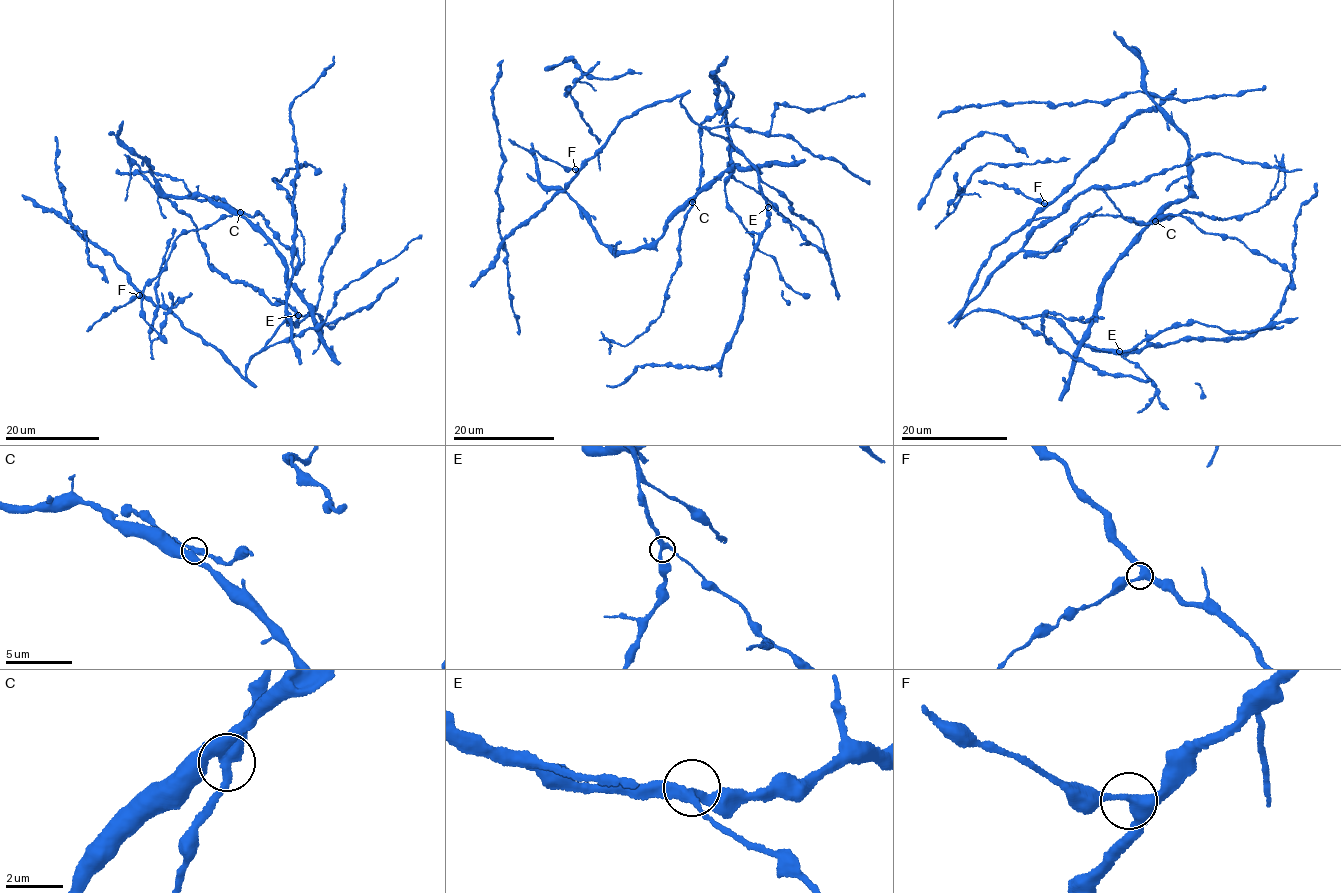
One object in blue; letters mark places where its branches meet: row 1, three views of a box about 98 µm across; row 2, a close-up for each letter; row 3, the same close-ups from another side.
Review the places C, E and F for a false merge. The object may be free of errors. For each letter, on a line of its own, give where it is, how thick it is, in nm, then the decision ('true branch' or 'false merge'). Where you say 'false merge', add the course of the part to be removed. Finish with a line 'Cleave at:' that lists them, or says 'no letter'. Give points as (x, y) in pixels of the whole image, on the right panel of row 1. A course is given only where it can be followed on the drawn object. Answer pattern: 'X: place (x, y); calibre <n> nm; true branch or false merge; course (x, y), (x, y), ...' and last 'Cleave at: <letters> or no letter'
C: place (1155, 221); calibre 380 nm; true branch
E: place (1119, 351); calibre 320 nm; true branch
F: place (1044, 203); calibre 340 nm; true branch
Cleave at: no letter

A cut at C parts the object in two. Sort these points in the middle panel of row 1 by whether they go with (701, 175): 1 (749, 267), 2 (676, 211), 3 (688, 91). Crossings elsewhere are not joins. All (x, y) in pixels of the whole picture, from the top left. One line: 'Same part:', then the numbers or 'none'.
Same part: none

